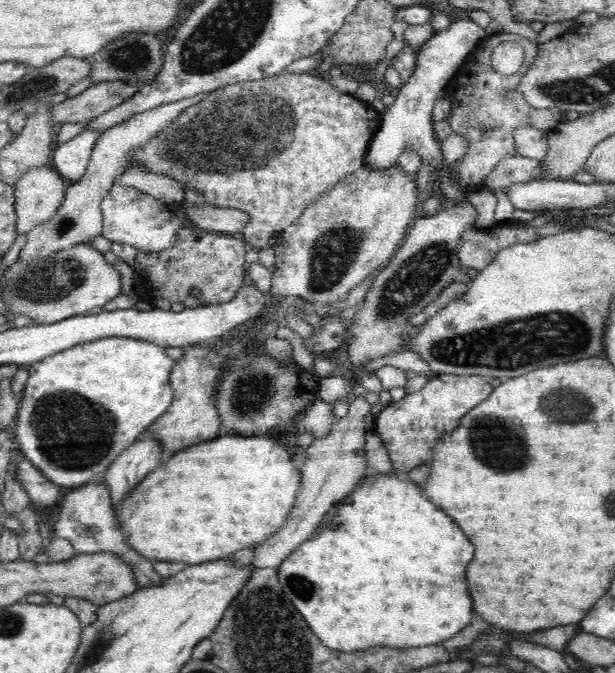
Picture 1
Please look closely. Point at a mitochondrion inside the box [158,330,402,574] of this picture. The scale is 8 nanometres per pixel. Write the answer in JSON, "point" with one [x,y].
{"point":[253,391]}

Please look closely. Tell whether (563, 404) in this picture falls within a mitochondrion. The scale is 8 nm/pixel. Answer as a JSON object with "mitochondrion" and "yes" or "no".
{"mitochondrion":"yes"}

